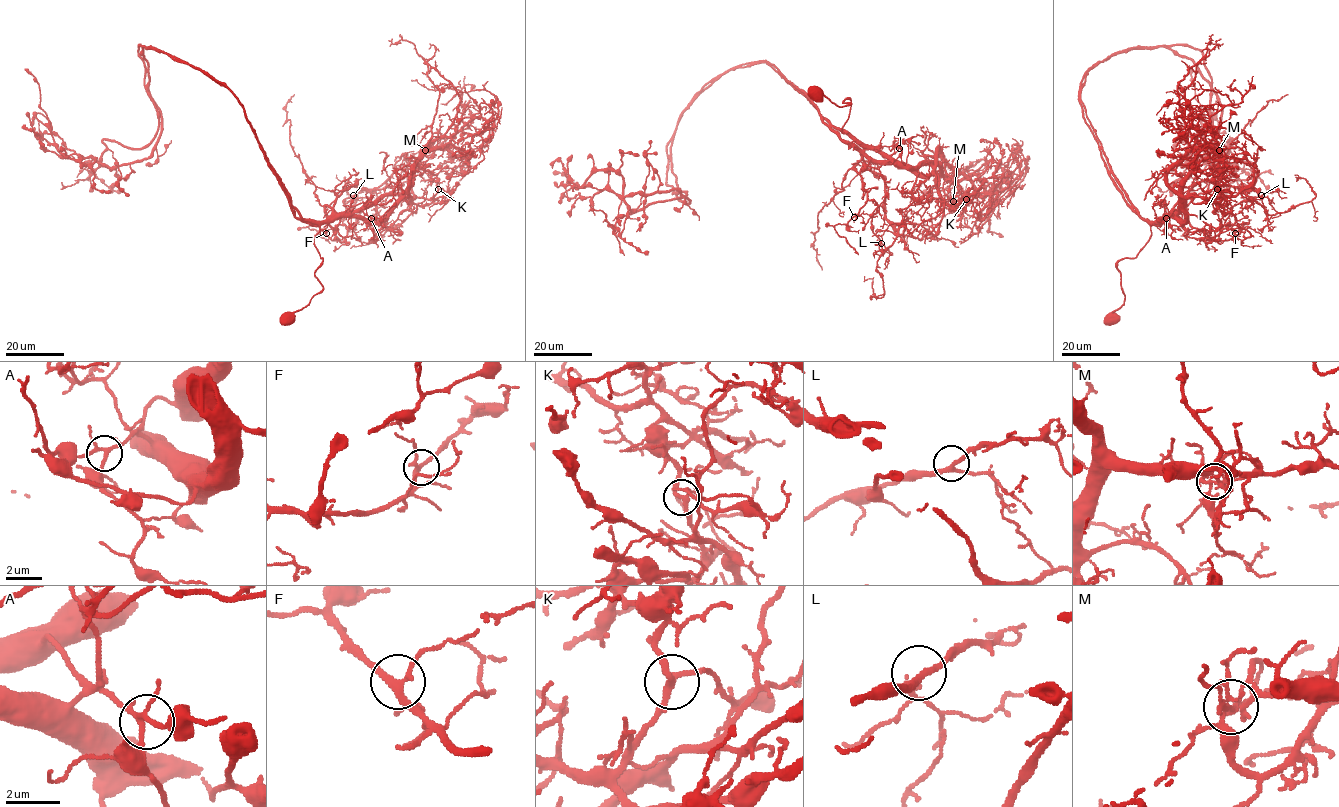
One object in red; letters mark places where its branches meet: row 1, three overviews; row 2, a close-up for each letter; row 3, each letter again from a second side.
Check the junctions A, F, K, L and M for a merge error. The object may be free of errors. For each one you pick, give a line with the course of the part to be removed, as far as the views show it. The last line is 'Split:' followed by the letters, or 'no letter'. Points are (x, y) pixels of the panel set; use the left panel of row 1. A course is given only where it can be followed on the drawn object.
M: course (425, 150), (447, 144), (406, 197), (309, 224), (205, 73), (139, 45), (156, 134), (82, 163), (25, 69)
Split: M

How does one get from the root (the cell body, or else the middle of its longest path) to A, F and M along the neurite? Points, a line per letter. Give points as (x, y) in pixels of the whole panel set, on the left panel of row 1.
A: (287, 319), (289, 322), (323, 289), (314, 275), (323, 261), (314, 244), (319, 227), (340, 216), (371, 218)
F: (287, 319), (323, 289), (314, 275), (323, 258), (314, 236), (340, 215), (332, 228), (339, 240), (326, 233)
M: (287, 319), (323, 289), (314, 275), (319, 227), (340, 216), (382, 219), (419, 155), (433, 147), (425, 150)

